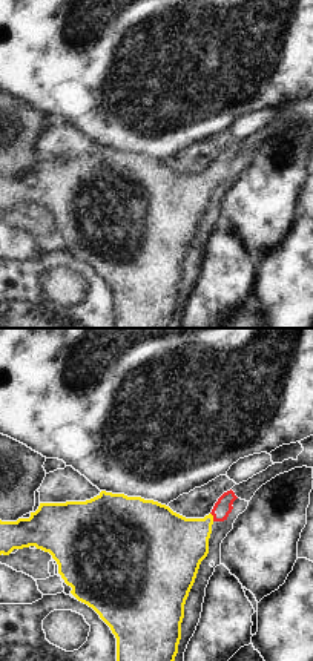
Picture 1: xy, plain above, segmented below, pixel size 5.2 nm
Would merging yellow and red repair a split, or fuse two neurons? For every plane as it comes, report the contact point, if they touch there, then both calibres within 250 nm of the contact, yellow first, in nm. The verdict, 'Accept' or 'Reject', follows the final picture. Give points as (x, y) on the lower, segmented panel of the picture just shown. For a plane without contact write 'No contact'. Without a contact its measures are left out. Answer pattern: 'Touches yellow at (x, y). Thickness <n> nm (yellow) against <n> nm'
Touches yellow at (212, 517). Thickness 320 nm (yellow) against 90 nm.

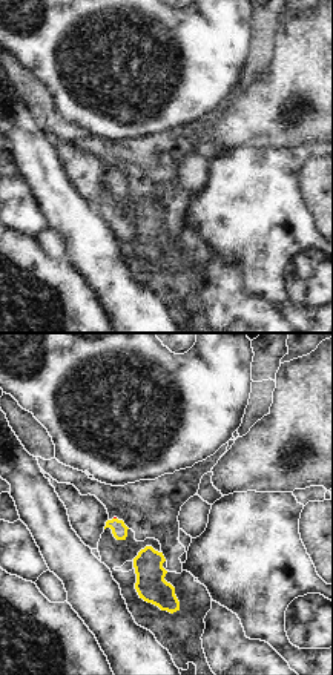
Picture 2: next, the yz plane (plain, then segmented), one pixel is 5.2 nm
No contact.

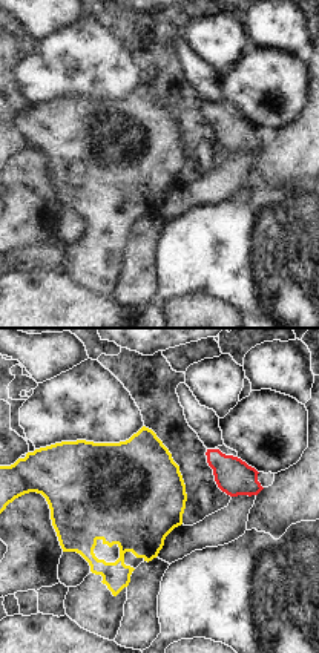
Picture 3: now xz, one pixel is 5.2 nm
No contact.

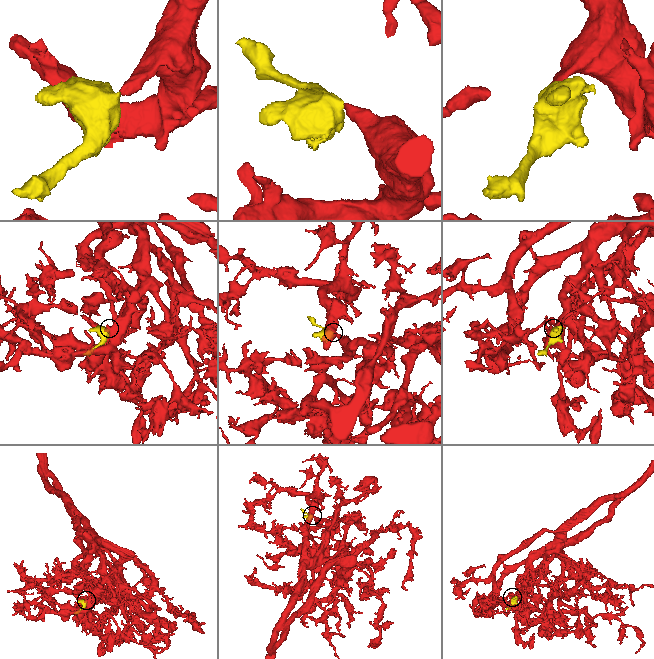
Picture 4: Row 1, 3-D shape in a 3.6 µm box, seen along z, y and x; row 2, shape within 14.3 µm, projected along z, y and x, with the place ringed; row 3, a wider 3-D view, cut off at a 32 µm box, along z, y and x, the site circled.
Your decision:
Accept.

